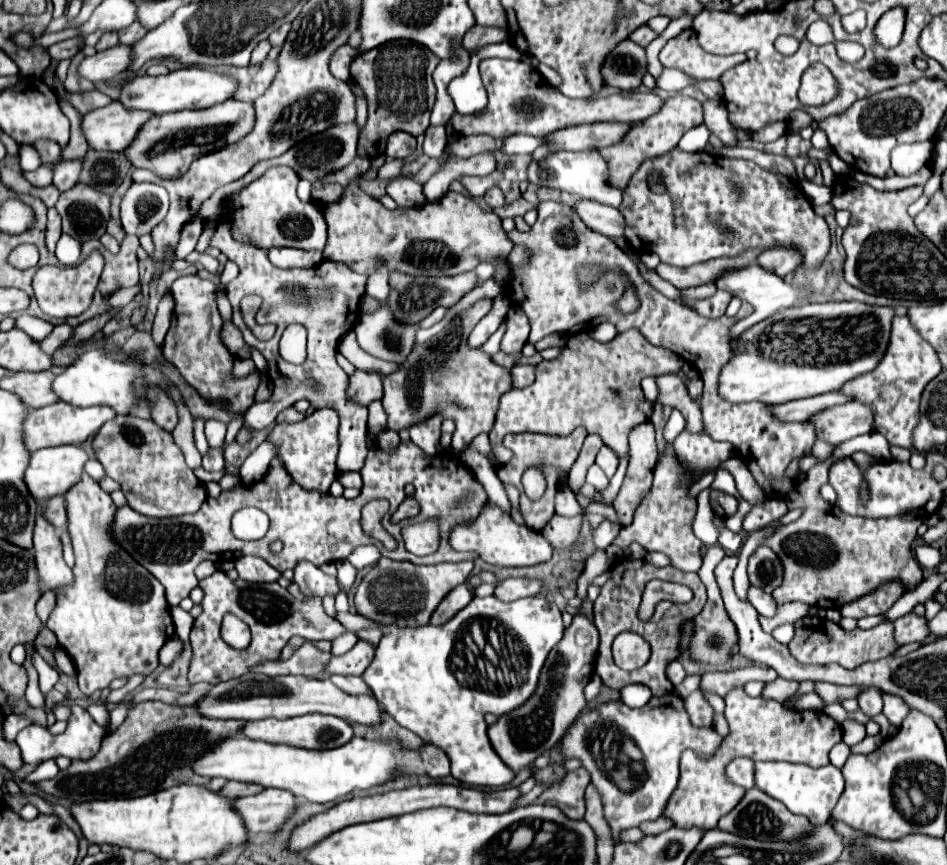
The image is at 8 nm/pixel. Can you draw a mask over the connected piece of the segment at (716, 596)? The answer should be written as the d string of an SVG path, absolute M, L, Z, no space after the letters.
M716 544L716 546L710 546L704 554L704 562L702 562L702 568L698 570L698 576L700 580L704 582L706 590L708 590L708 602L704 606L704 610L692 620L694 624L694 634L690 638L690 658L698 664L712 664L712 666L720 666L720 664L728 664L732 660L732 656L736 654L738 650L738 632L736 632L736 626L734 622L730 620L726 608L724 608L724 602L722 602L722 596L720 596L720 590L718 590L718 584L714 580L714 568L716 564L726 556L726 552Z

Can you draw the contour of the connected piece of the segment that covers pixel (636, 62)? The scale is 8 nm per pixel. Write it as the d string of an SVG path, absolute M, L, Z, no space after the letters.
M632 40L620 42L602 64L602 80L606 86L620 90L636 90L646 74L646 52Z

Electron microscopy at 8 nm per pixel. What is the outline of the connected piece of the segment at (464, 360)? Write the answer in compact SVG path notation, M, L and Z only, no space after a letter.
M478 300L472 308L458 314L436 338L426 344L414 344L412 352L398 364L398 370L382 378L382 406L388 414L390 430L406 430L428 420L428 416L450 418L456 424L452 436L454 450L464 450L474 436L492 430L500 396L512 390L512 374L492 358L482 358L482 350L468 346L468 334L490 310L492 300Z

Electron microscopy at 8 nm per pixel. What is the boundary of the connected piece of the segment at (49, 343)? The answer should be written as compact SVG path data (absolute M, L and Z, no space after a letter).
M58 324L58 326L54 326L54 330L52 330L42 342L38 342L38 344L40 344L40 348L42 348L44 352L48 352L48 356L52 356L54 350L56 350L62 342L66 342L70 334L72 334L72 328L70 328L68 324Z

